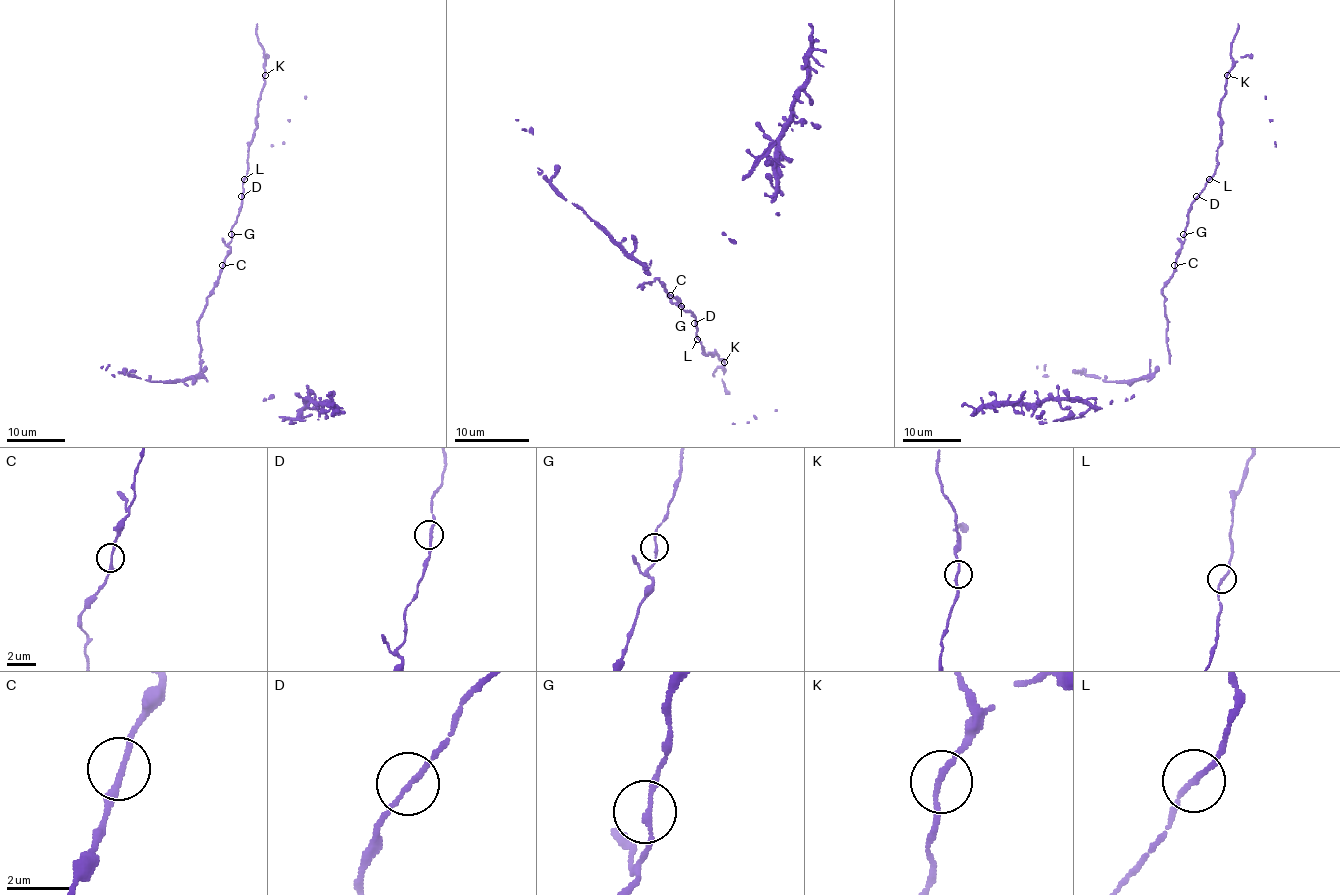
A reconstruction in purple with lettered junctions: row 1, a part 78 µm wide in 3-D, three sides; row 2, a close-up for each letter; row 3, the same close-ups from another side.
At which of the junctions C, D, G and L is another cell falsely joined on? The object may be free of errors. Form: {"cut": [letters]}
{"cut": []}

